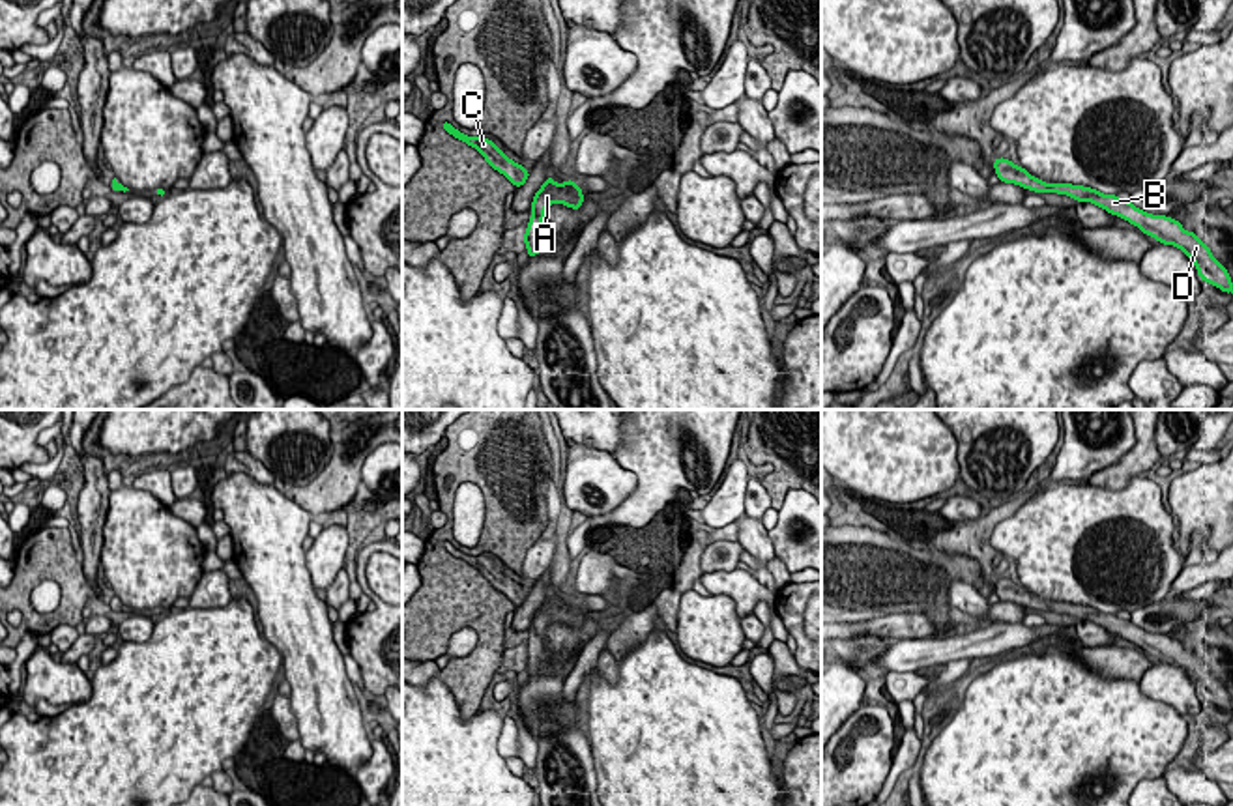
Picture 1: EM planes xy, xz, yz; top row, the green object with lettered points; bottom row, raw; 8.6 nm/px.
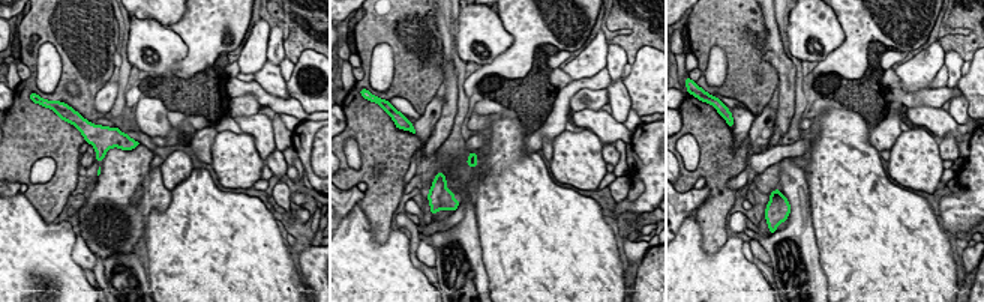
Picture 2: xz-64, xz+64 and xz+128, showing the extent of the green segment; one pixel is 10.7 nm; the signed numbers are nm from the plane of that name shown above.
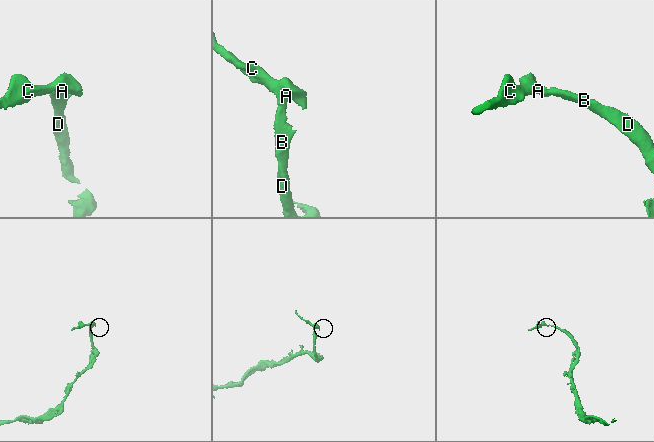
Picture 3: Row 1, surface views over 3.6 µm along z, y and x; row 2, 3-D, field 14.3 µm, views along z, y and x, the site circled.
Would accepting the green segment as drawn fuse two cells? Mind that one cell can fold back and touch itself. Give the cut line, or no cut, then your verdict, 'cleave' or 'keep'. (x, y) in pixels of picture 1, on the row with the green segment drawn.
cut none; keep

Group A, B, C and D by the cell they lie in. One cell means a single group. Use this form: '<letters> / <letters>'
A B C D

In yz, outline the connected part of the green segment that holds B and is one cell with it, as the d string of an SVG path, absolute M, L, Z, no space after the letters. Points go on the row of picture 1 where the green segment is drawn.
M1005 157L994 159L994 168L1003 183L1014 183L1033 193L1052 191L1055 194L1066 194L1076 202L1091 202L1108 213L1128 221L1158 243L1181 249L1194 262L1203 282L1220 288L1224 294L1233 294L1233 282L1227 269L1212 256L1211 249L1197 237L1197 234L1184 230L1177 219L1147 213L1136 208L1130 200L1121 200L1117 194L1104 194L1091 187L1044 183Z

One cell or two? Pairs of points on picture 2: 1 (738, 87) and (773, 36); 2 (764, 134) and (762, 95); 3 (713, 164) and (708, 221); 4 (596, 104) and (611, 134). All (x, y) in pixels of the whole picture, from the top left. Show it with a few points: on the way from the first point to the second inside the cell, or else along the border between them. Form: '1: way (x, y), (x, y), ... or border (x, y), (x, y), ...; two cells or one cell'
1: border (762, 15), (762, 56), (774, 68), (779, 83); two cells
2: border (768, 102), (756, 116); two cells
3: way (716, 178), (716, 208); one cell
4: border (600, 108), (581, 108), (572, 113); two cells

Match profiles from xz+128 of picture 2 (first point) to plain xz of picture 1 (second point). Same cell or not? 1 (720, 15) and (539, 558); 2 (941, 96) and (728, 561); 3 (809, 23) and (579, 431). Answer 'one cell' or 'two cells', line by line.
1: two cells
2: one cell
3: two cells

